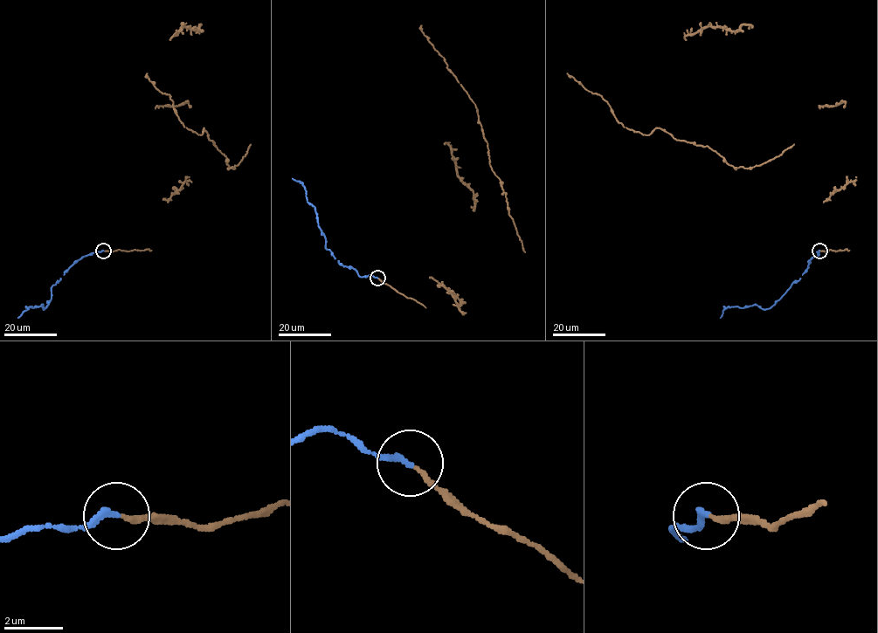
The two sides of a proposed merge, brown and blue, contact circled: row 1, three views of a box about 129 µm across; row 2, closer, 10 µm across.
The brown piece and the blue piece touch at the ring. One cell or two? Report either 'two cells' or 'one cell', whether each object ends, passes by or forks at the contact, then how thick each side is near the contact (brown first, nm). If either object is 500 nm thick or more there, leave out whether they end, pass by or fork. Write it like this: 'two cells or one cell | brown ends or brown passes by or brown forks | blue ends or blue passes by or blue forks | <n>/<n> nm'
one cell | brown ends | blue ends | 170/220 nm

